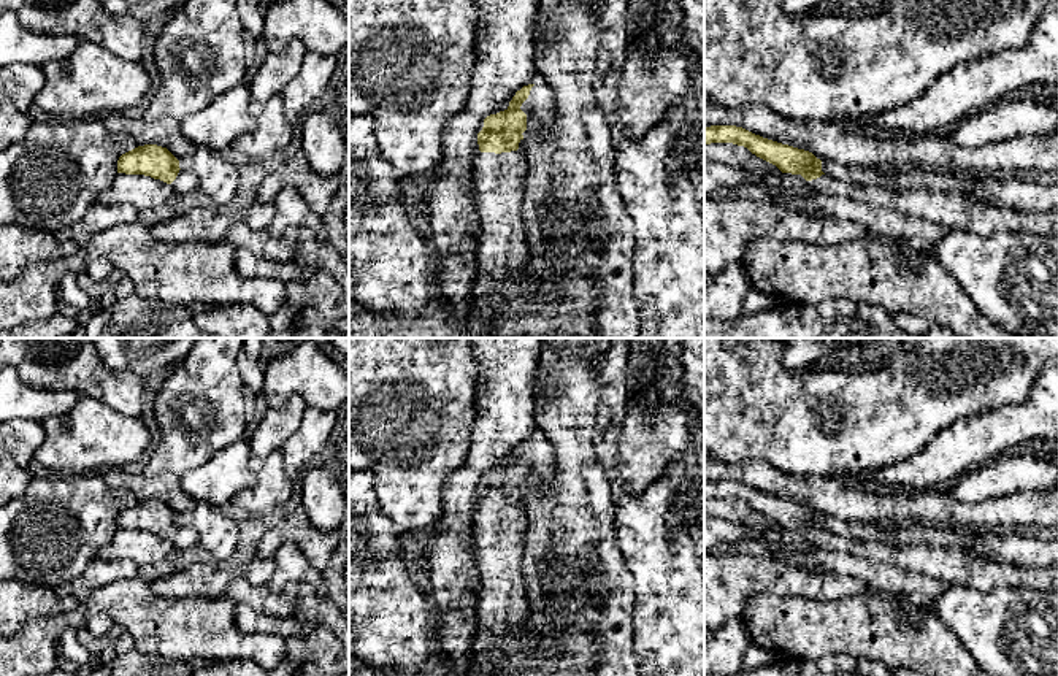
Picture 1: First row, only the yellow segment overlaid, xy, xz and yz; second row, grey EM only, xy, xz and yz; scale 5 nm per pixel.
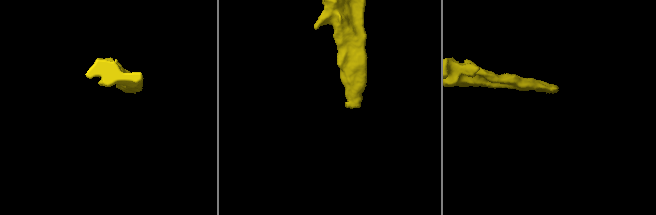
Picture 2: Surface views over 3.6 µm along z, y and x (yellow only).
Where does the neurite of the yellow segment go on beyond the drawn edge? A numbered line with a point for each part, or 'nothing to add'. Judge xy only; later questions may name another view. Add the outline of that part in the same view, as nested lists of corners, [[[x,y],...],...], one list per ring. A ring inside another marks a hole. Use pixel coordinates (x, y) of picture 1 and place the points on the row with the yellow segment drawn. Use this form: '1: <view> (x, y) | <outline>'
1: xy (186, 181) | [[[179,170],[176,179],[170,184],[174,192],[187,194],[198,187],[197,176],[190,171]]]

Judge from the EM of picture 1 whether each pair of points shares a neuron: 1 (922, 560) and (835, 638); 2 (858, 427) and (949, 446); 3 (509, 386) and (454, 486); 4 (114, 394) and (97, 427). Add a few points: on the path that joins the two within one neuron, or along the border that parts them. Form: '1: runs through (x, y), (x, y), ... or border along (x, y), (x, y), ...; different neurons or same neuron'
1: border along (870, 591), (895, 594); different neurons
2: border along (958, 419), (941, 429), (912, 456), (896, 462); different neurons
3: runs through (503, 411), (503, 421), (492, 445), (479, 460); same neuron
4: border along (78, 394), (86, 394), (121, 413), (138, 418); different neurons

